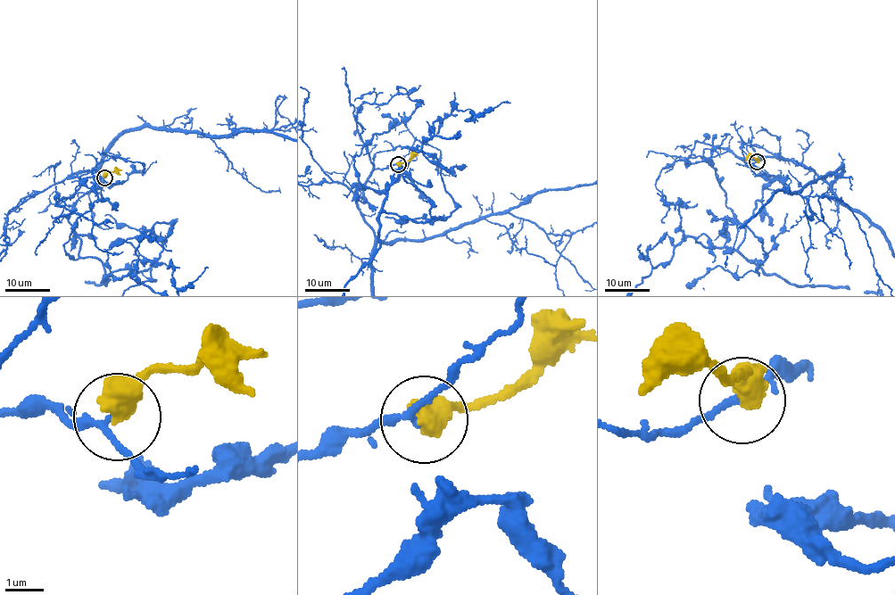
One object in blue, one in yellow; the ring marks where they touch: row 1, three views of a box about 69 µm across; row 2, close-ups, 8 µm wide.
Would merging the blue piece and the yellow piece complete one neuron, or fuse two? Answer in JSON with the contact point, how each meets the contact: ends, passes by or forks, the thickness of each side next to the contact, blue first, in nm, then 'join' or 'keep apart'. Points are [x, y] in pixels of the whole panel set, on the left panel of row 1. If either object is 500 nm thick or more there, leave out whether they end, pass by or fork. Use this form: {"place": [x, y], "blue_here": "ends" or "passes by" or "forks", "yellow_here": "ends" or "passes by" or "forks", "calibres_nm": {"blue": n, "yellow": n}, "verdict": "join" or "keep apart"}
{"place": [104, 177], "calibres_nm": {"blue": 160, "yellow": 600}, "verdict": "keep apart"}

